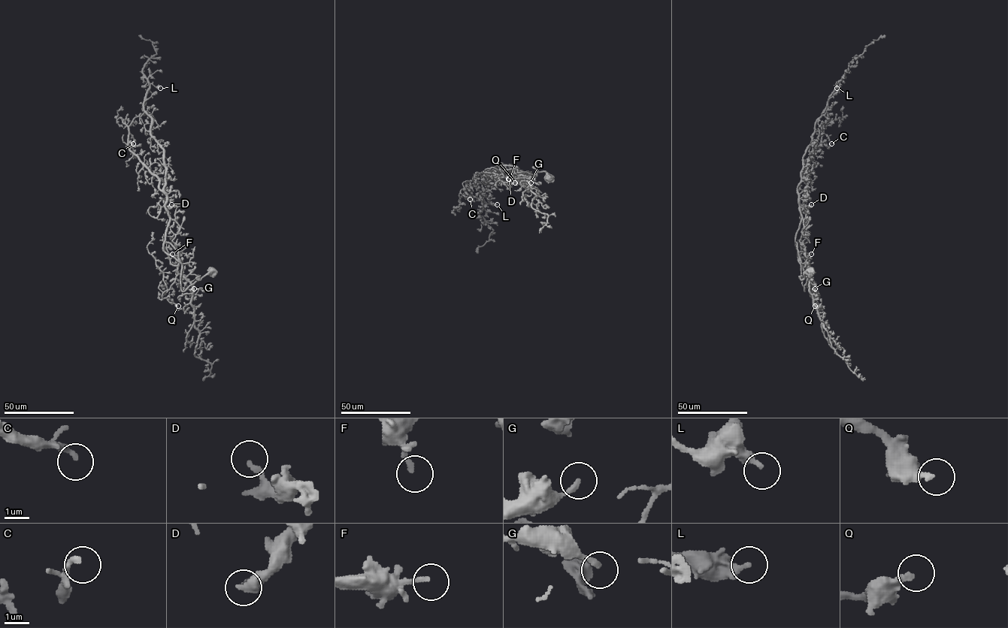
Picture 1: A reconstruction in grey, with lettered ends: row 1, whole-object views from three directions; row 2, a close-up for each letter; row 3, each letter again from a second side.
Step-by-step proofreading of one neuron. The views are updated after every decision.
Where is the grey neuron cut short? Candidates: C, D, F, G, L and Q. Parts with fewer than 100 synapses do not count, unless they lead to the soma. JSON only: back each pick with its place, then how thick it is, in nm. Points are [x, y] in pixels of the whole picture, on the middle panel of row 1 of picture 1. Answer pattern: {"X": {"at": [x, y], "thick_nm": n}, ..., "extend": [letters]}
{"extend": []}

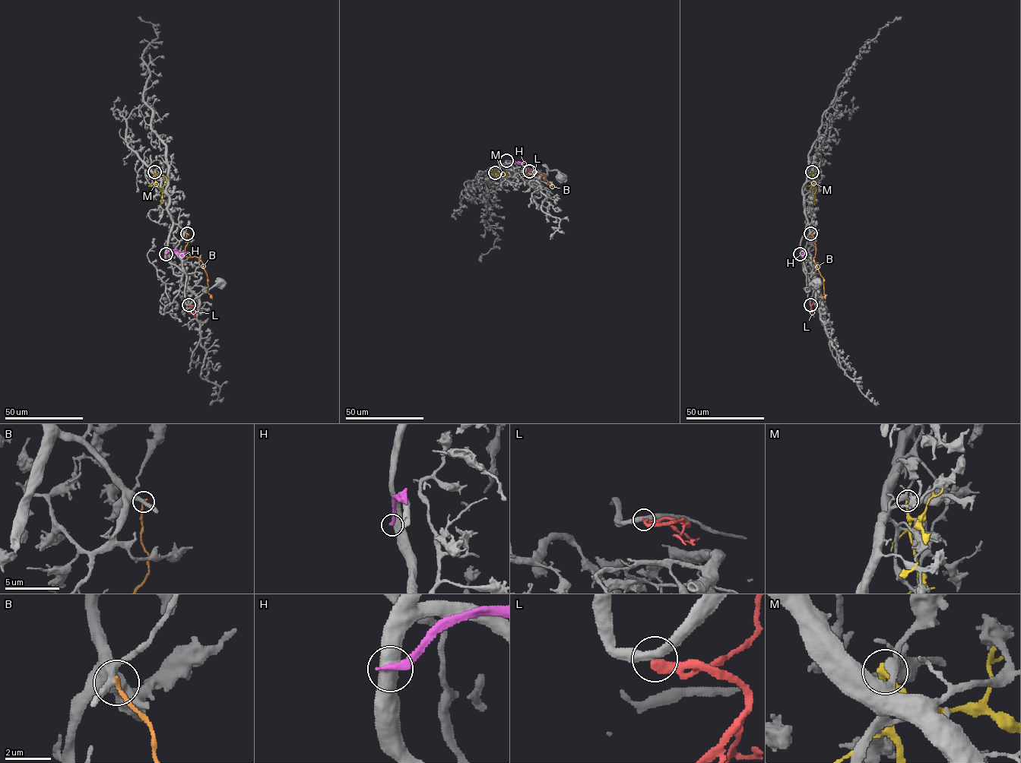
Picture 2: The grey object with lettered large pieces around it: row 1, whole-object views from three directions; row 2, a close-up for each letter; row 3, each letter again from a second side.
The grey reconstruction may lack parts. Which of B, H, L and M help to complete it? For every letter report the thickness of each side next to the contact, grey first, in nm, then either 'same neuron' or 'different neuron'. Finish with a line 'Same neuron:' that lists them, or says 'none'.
B: 320/190 nm | different neuron
H: 550/320 nm | different neuron
L: 380/360 nm | different neuron
M: 280/360 nm | different neuron
Same neuron: none

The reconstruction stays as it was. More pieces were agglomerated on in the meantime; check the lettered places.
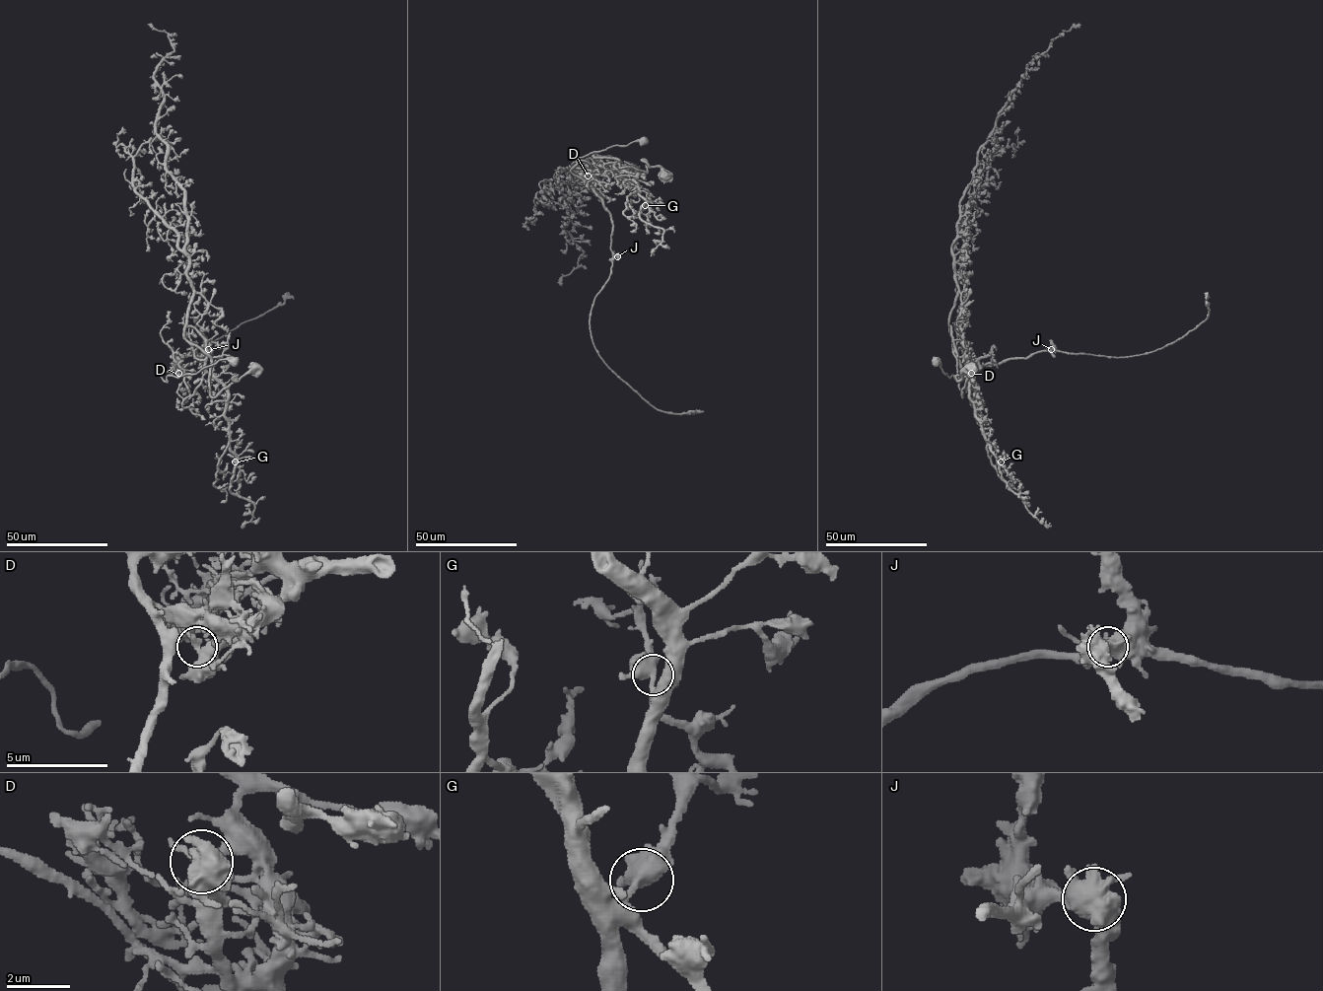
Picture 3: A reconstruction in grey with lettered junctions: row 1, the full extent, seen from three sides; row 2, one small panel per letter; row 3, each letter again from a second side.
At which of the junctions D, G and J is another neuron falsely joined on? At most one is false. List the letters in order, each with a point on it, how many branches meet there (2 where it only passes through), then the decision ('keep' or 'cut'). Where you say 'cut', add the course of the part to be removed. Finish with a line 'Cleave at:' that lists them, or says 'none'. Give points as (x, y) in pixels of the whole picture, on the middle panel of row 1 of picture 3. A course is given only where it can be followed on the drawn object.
D: at (588, 176); 4 branches meet; cut; foreign part runs (588, 176), (613, 226), (609, 278), (591, 312), (590, 329), (596, 352), (657, 408), (673, 413), (703, 411)
G: at (645, 205); 3 branches meet; keep
J: at (617, 256); 3 branches meet; keep
Cleave at: D

